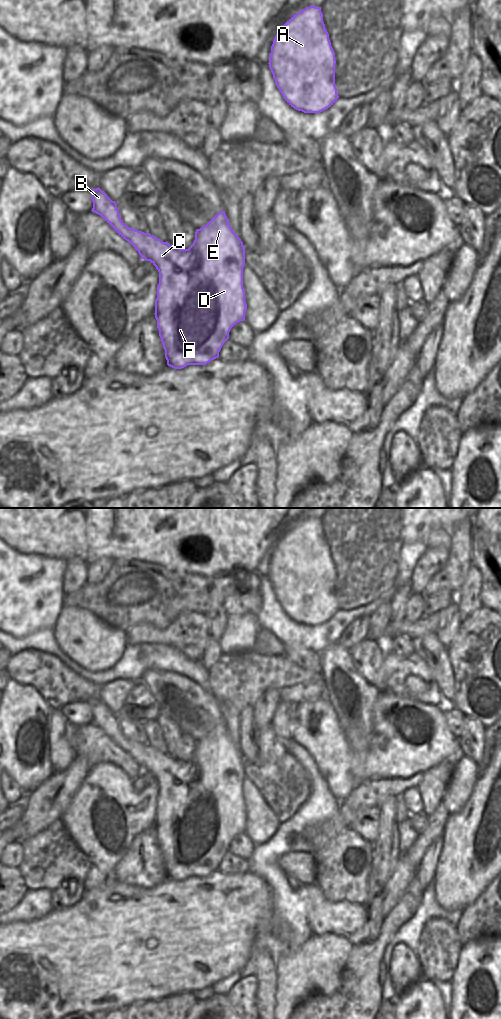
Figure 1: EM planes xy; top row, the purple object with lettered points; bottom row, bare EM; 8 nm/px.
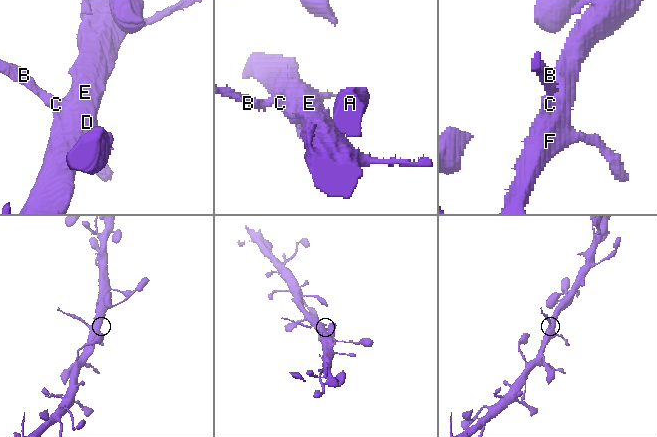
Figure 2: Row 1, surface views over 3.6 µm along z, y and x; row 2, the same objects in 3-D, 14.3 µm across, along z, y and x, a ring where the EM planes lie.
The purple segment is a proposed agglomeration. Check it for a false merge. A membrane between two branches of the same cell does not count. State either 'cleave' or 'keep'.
cleave

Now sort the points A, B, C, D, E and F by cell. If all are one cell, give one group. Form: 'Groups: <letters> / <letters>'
Groups: A C D E F / B.

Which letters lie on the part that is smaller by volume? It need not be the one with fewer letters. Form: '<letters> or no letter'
B

